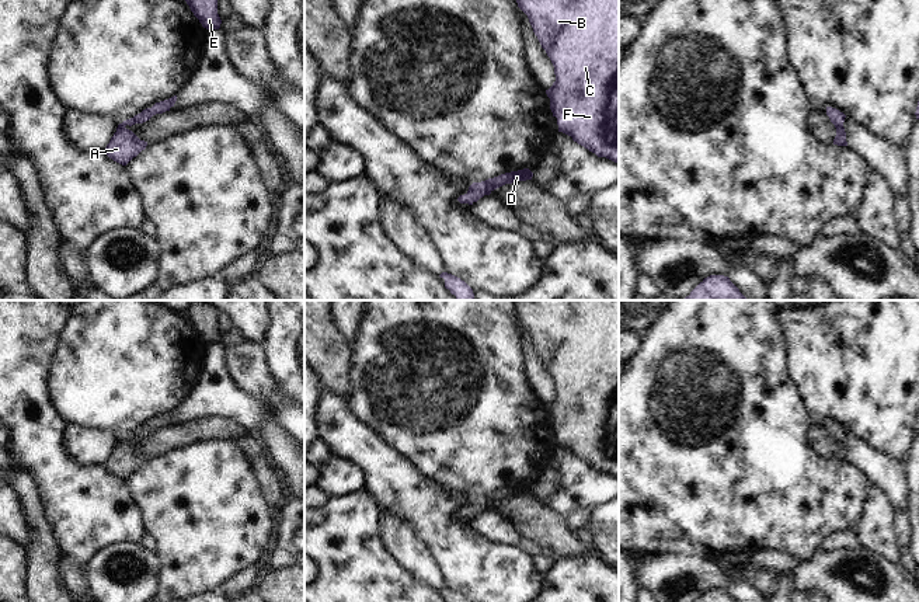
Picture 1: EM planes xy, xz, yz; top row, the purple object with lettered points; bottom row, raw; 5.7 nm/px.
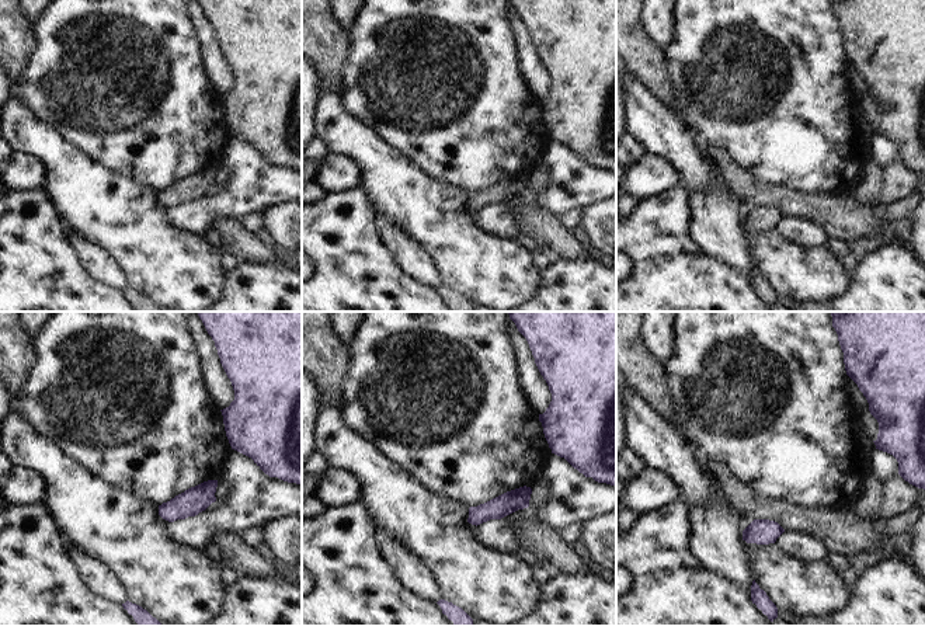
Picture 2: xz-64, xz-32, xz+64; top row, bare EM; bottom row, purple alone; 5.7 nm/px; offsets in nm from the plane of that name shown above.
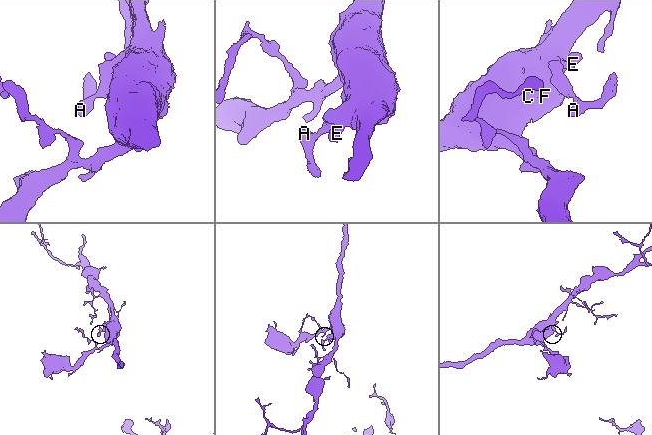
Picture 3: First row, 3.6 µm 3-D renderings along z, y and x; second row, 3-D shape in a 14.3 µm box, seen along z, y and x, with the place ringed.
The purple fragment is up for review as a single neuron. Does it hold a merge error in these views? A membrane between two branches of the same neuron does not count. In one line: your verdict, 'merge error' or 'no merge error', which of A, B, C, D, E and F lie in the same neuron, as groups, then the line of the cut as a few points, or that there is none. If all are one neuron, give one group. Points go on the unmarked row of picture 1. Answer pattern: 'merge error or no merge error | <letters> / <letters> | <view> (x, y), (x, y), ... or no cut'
no merge error | A B C D E F | no cut

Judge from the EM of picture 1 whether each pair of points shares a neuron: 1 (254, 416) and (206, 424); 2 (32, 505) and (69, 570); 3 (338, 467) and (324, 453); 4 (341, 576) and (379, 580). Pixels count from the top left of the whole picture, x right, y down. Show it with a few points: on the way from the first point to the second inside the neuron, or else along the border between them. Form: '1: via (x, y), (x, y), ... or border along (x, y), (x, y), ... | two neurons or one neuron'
1: border along (202, 417), (229, 417), (249, 432) | two neurons
2: border along (63, 556), (61, 577), (66, 587) | two neurons
3: border along (331, 456), (319, 466) | two neurons
4: via (351, 576), (369, 578) | one neuron

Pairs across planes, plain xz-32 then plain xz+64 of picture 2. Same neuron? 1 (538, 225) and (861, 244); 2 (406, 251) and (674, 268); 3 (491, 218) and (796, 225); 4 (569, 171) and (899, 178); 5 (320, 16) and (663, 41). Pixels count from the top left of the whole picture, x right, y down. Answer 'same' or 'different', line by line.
1: different
2: different
3: same
4: same
5: different

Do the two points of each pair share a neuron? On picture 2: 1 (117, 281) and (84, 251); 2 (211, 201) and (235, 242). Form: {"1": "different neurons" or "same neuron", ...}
{"1": "same neuron", "2": "different neurons"}

